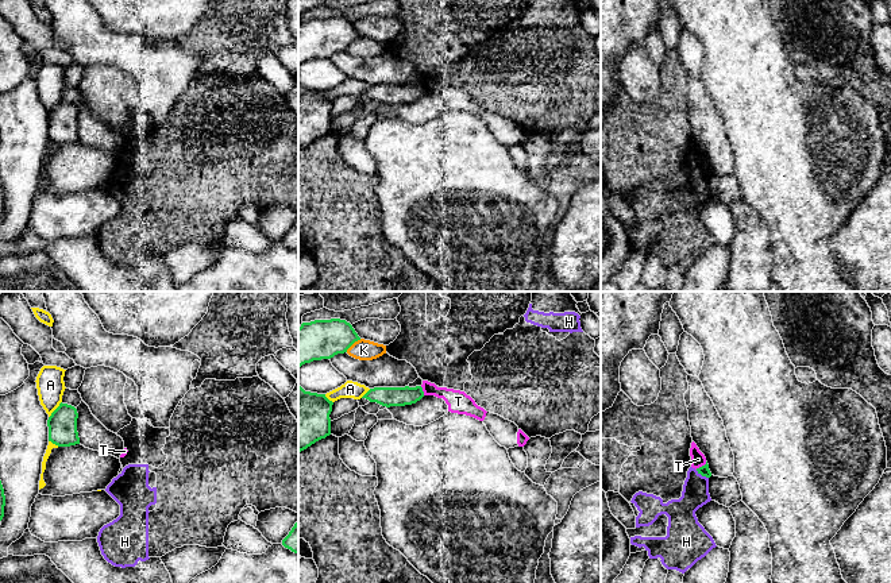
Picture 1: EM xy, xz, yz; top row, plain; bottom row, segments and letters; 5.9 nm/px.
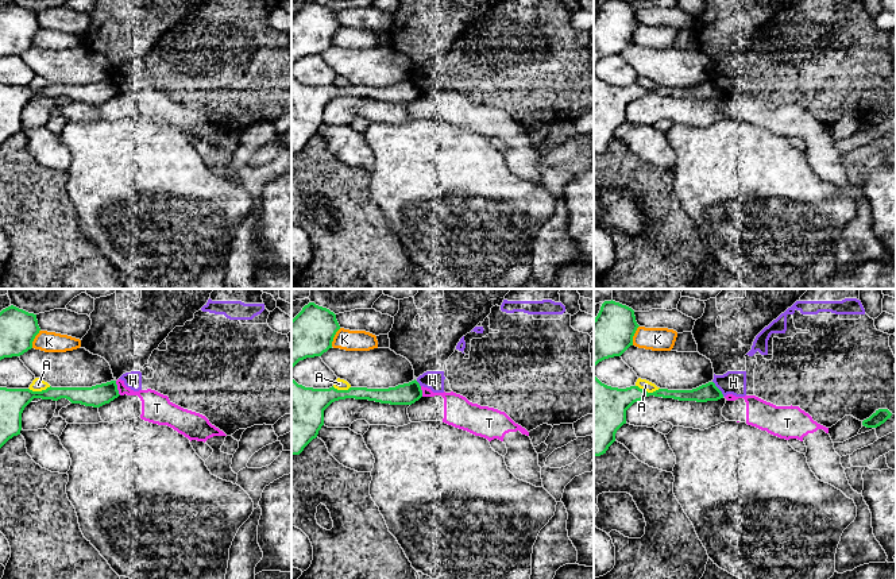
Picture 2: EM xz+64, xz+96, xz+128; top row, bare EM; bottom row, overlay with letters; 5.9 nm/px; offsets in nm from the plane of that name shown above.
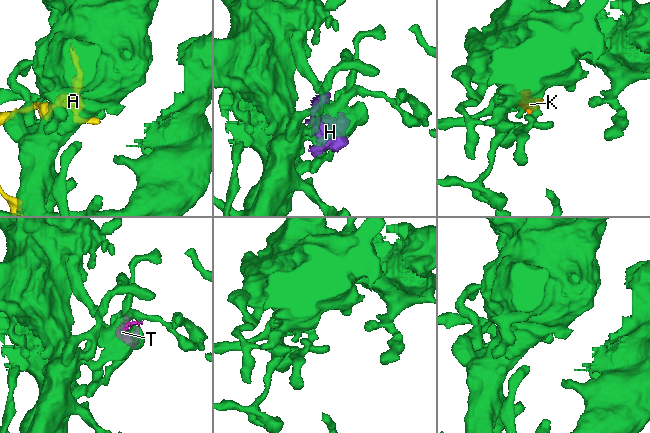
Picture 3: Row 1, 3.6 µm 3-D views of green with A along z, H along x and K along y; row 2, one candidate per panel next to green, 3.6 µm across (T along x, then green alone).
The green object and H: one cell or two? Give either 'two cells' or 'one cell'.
two cells

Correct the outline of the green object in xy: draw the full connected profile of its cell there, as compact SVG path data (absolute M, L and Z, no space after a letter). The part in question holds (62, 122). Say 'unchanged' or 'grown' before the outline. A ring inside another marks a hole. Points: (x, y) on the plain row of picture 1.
unchanged; M61 100L47 117L49 139L58 144L80 142L77 116L77 107Z

